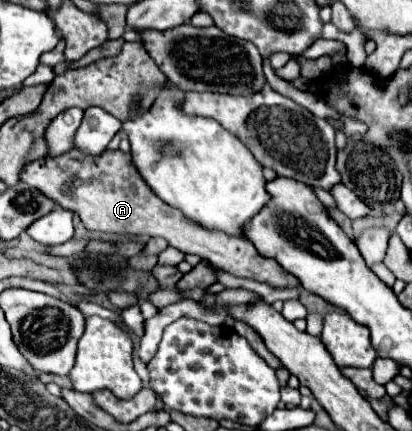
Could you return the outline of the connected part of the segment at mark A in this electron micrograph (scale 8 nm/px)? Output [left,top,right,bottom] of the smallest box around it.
[19,150,299,288]

